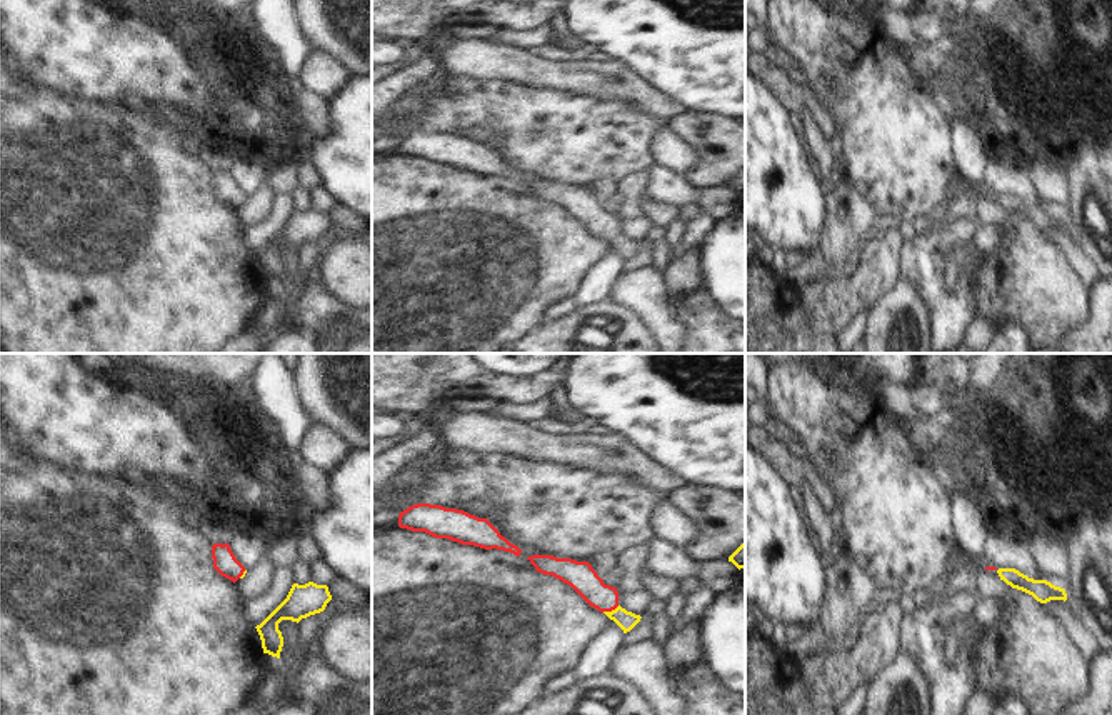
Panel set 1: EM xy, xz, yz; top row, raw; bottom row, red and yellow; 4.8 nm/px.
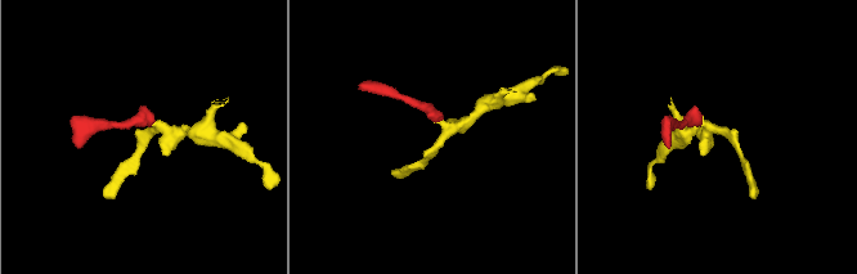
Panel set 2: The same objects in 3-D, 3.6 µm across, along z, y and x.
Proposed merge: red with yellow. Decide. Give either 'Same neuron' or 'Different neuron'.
Same neuron

